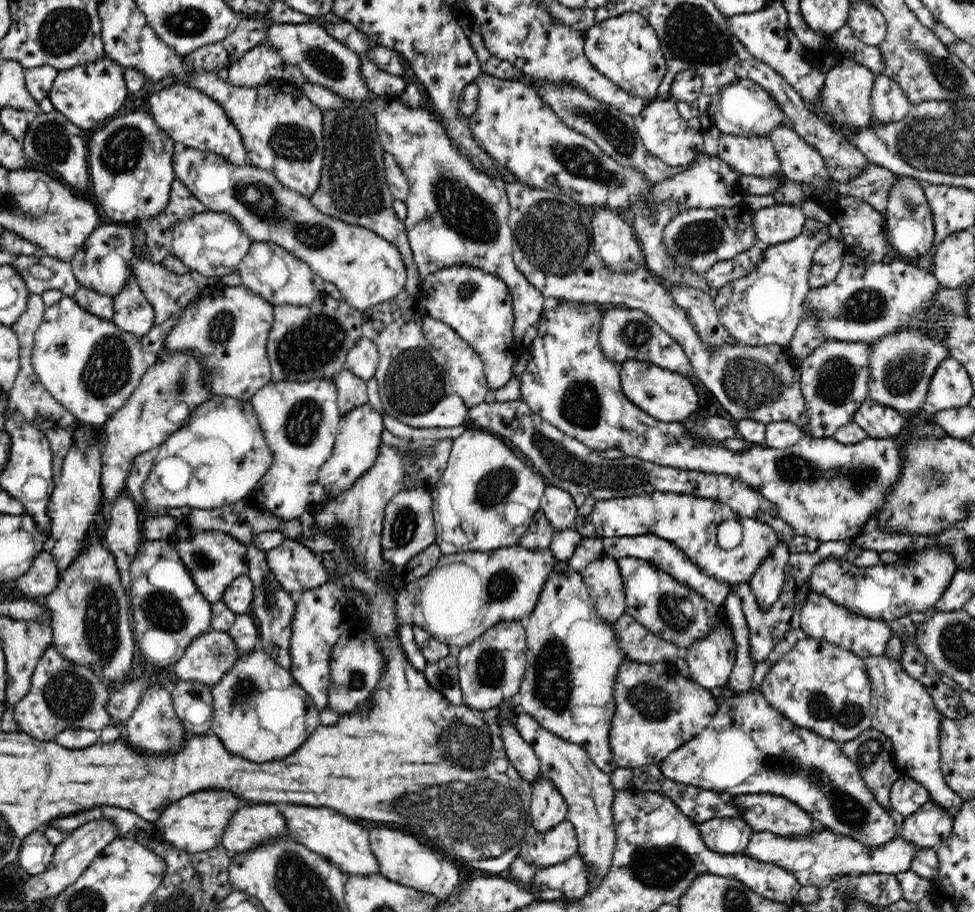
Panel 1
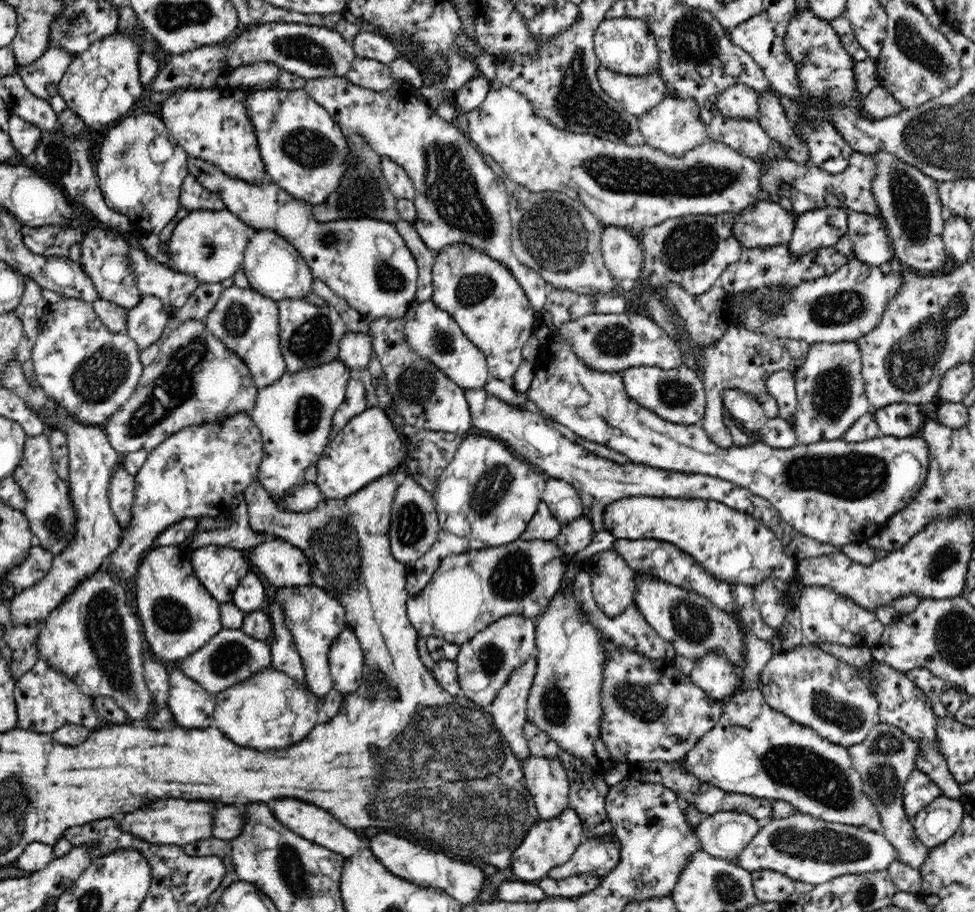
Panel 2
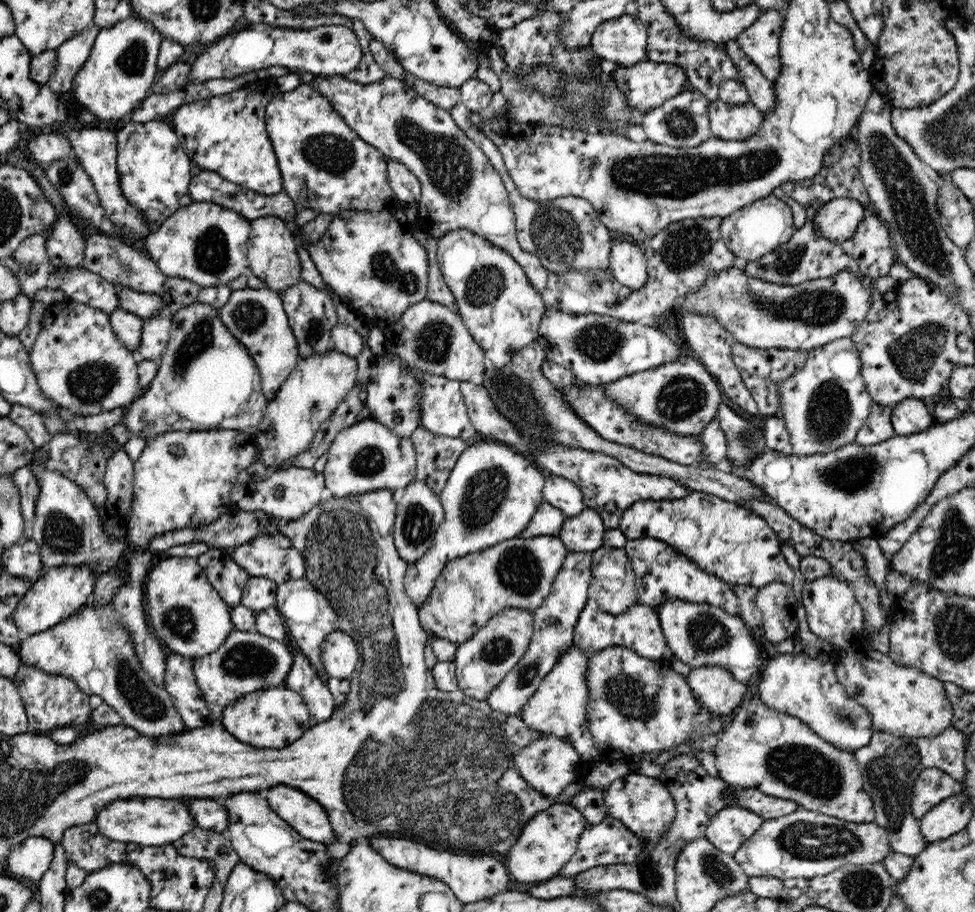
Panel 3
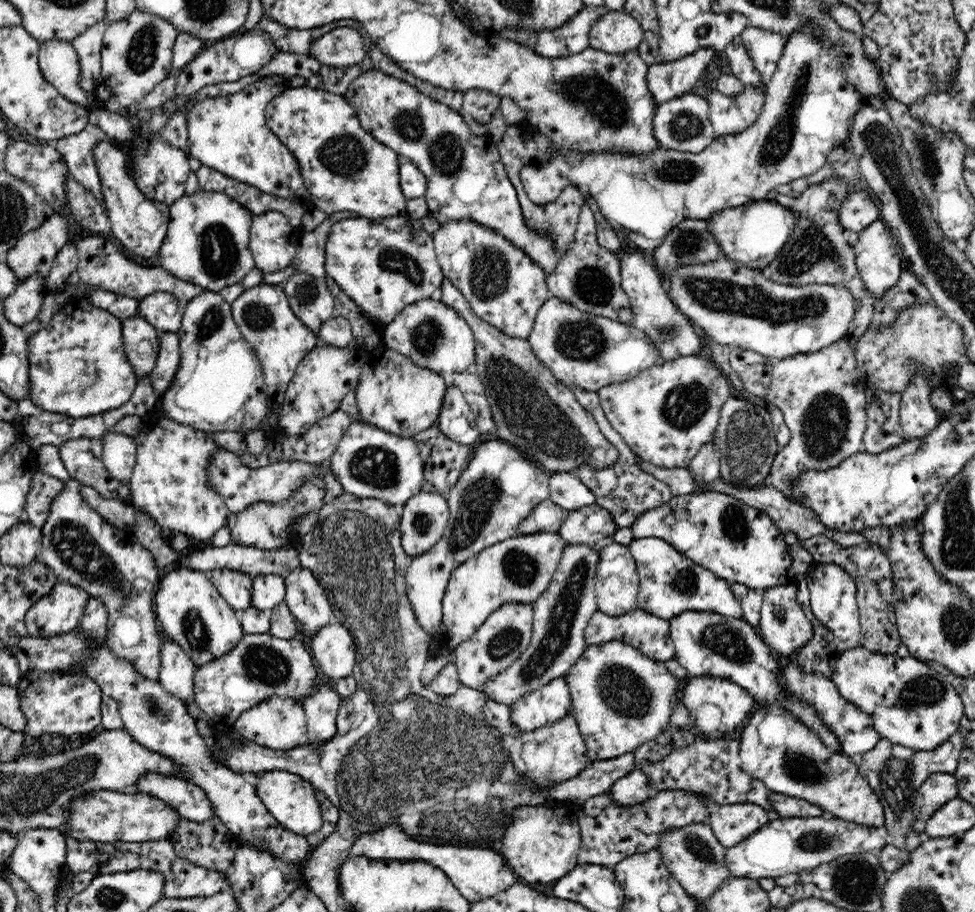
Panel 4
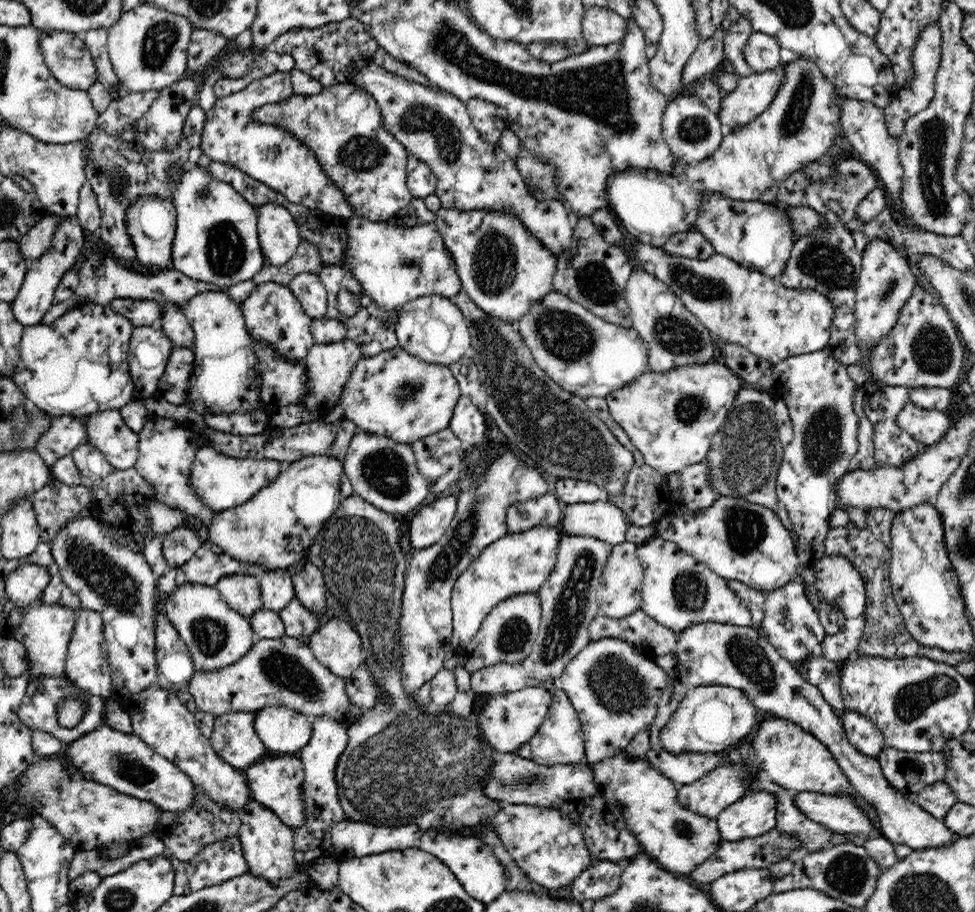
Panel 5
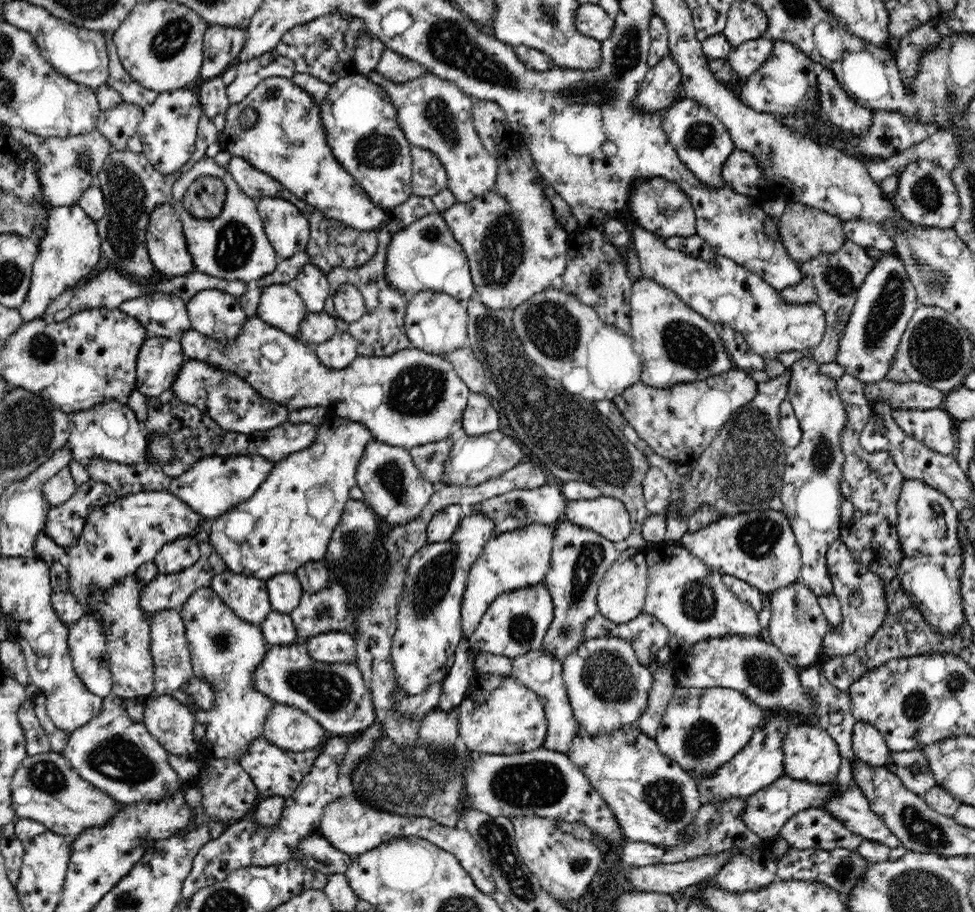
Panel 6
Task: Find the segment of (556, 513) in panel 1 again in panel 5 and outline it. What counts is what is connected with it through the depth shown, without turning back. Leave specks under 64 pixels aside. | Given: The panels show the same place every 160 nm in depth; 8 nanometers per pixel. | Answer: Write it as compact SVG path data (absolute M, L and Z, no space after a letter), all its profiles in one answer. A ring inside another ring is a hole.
M559 478L555 483L555 495L563 506L606 501L606 492L606 489L600 488L593 482L577 478Z

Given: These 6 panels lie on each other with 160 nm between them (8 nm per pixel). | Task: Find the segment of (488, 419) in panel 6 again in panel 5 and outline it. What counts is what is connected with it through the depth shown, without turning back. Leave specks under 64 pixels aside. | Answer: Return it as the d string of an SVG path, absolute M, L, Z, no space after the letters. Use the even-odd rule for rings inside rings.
M466 395L458 398L448 427L468 447L478 446L480 442L487 440L484 415L478 411L478 407L472 402L472 399Z

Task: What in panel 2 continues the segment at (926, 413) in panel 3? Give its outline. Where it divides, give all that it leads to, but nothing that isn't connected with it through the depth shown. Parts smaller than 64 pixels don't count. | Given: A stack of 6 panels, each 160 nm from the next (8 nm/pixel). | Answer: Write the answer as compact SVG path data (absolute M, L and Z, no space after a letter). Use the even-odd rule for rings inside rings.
M898 403L884 406L884 408L873 408L872 410L876 427L878 427L878 437L910 437L918 433L924 422L918 405Z

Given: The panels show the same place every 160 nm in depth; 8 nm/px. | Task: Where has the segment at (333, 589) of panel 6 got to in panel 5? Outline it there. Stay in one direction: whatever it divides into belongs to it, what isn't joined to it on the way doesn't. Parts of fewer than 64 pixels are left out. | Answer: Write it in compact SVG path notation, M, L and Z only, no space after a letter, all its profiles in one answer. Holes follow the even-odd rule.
M295 598L286 606L286 609L278 612L279 618L284 624L284 636L291 638L300 638L302 636L311 636L320 626L320 619L311 614Z

